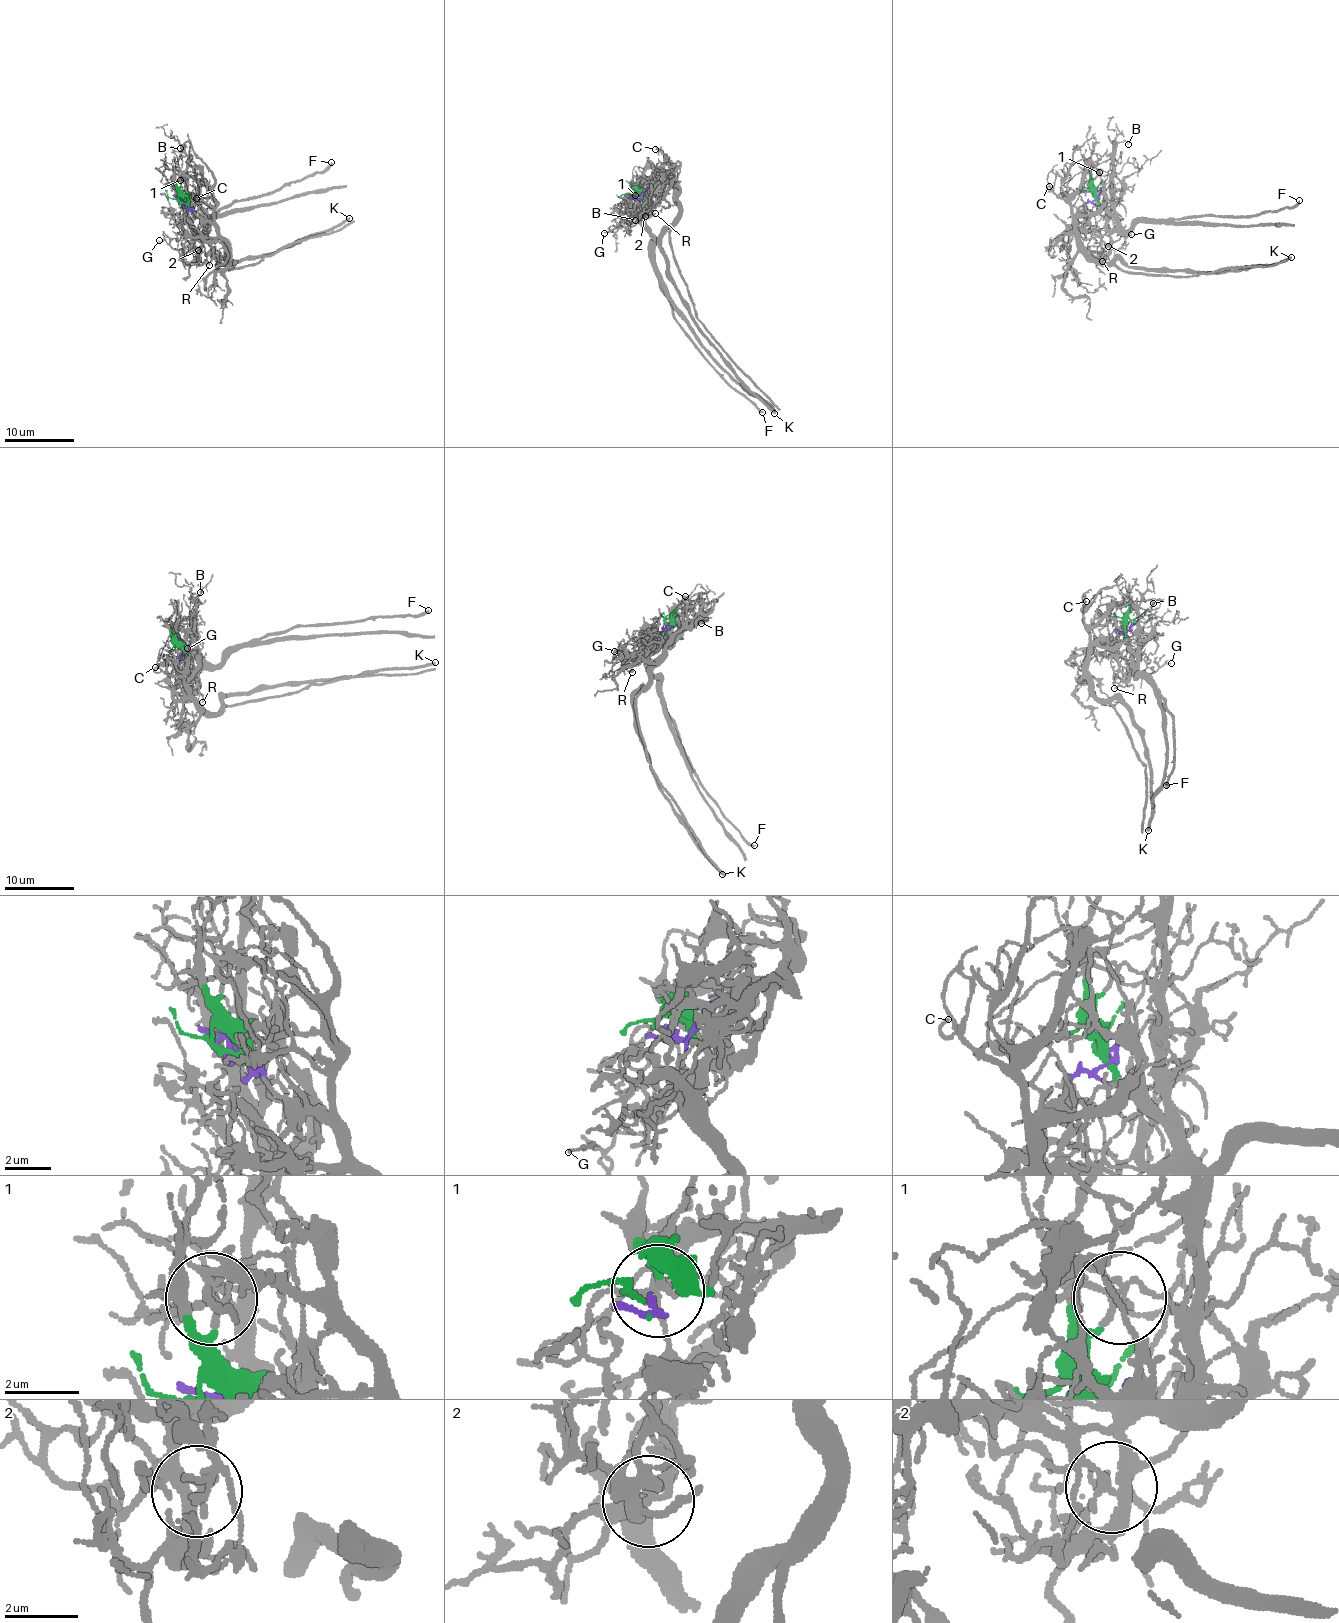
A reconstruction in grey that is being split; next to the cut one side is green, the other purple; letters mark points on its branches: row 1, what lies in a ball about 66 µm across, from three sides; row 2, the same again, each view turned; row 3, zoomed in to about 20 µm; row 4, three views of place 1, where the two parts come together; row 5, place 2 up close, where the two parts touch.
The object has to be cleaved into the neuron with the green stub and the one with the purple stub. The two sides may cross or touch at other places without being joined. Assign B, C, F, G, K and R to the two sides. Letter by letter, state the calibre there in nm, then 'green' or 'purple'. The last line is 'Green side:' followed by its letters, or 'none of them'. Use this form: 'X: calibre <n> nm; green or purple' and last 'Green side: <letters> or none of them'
B: calibre 110 nm; green
C: calibre 130 nm; purple
F: calibre 240 nm; green
G: calibre 70 nm; green
K: calibre 320 nm; purple
R: calibre 140 nm; green
Green side: B, F, G, R

